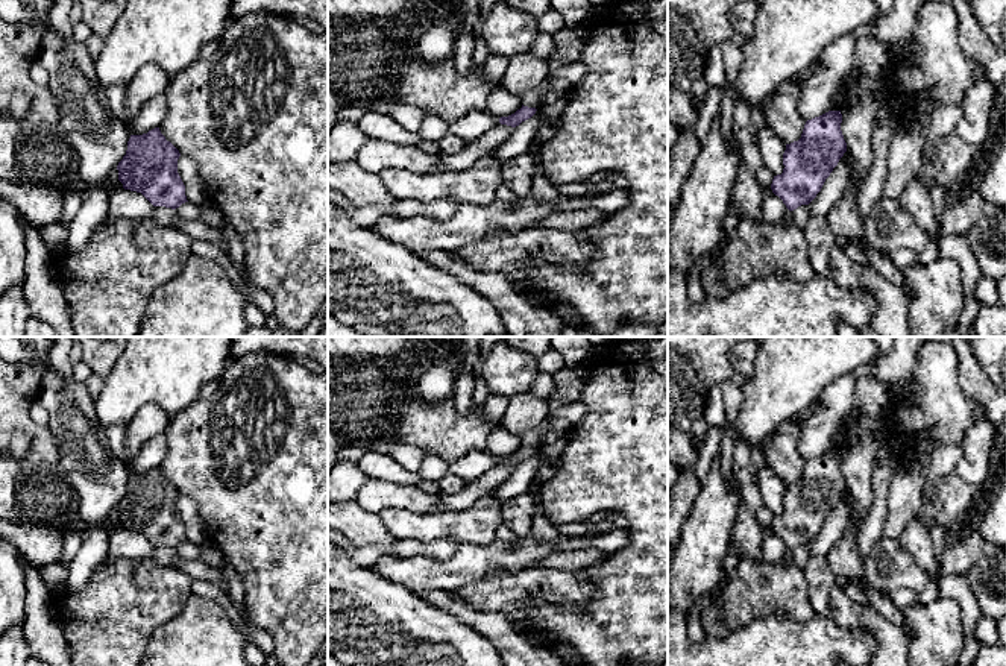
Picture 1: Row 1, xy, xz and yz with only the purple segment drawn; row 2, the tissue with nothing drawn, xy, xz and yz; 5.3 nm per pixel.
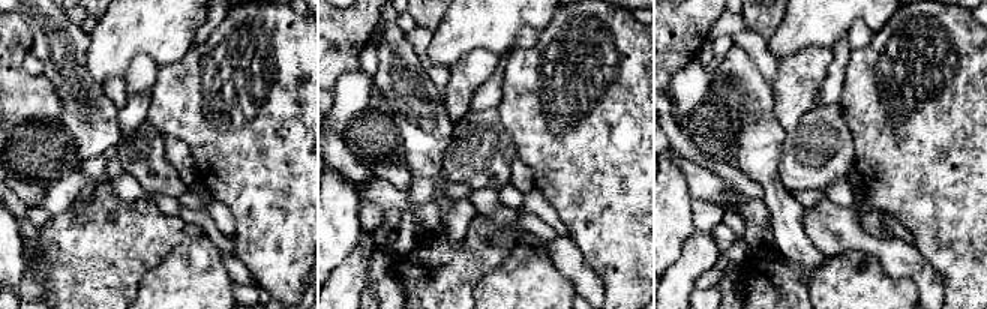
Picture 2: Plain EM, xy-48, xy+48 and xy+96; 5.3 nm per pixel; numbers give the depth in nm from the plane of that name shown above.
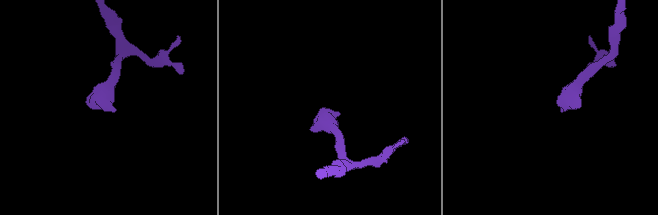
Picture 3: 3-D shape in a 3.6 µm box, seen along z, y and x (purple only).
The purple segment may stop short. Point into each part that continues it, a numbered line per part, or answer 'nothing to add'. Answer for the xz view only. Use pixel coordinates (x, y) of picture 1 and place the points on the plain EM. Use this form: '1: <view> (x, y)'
1: xz (533, 437)

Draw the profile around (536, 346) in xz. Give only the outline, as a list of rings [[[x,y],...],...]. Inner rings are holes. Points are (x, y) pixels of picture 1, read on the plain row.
[[[508,337],[505,343],[536,358],[552,349],[551,337]]]

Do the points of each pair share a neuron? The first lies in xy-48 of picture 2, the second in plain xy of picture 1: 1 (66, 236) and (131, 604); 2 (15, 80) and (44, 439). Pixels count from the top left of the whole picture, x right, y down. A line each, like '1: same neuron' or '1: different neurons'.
1: same neuron
2: same neuron

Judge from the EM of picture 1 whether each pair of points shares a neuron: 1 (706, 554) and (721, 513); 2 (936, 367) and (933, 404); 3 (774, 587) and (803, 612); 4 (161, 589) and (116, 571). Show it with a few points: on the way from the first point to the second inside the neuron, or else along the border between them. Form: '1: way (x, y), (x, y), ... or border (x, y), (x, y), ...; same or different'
1: way (706, 543), (710, 524); same
2: way (936, 376), (936, 395); same
3: way (782, 590), (795, 604); same
4: way (150, 589), (134, 589), (126, 581); same

